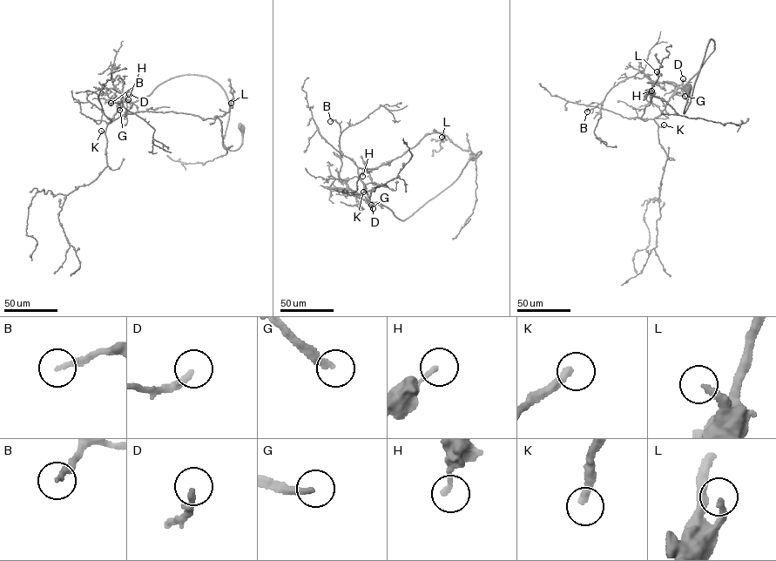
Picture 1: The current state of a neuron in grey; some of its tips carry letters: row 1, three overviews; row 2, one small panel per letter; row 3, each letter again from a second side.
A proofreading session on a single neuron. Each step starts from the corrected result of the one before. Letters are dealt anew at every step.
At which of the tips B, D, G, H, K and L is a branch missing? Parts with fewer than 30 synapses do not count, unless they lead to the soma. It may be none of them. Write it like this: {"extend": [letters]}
{"extend": ["G", "K", "L"]}

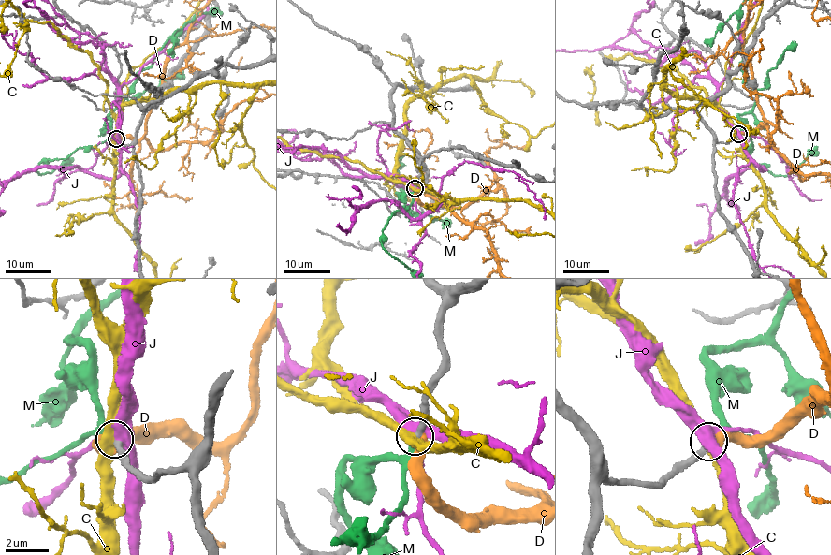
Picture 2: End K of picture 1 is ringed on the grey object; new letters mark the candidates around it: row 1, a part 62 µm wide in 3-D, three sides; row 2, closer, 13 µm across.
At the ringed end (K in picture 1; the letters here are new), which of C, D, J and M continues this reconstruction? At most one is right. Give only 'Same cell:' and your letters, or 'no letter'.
Same cell: M

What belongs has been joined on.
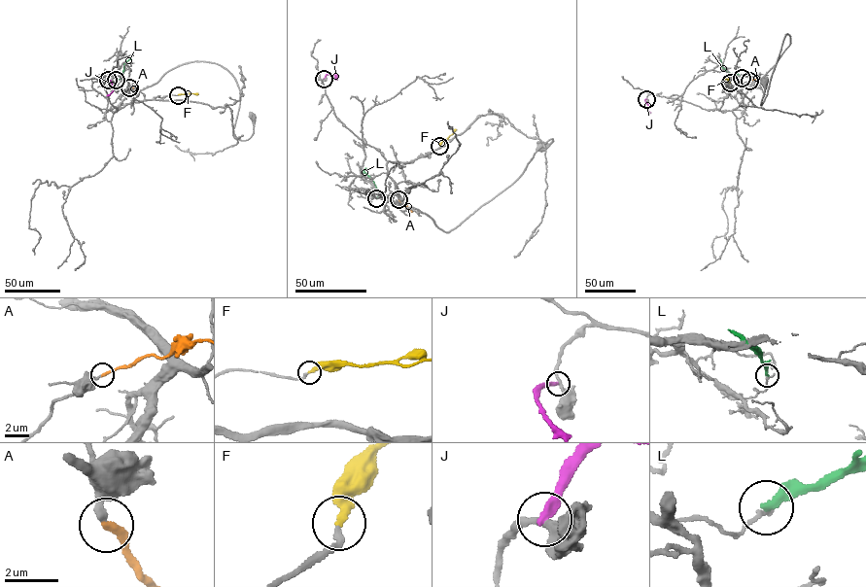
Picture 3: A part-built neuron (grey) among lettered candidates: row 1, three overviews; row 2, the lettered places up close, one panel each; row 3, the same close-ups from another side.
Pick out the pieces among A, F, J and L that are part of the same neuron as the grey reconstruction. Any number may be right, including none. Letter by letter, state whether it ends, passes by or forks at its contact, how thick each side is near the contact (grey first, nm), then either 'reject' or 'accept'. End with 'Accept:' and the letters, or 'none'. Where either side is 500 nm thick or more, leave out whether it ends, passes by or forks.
A: it ends there; 240 nm thick on the grey side, 280 nm on the other; accept
F: it ends there; 200 nm thick on the grey side, 260 nm on the other; accept
J: it ends there; 280 nm thick on the grey side, 320 nm on the other; reject
L: it ends there; 150 nm thick on the grey side, 300 nm on the other; reject
Accept: A, F

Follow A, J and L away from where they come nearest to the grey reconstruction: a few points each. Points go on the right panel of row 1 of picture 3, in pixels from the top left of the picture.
A: (749, 81), (758, 78), (762, 82)
J: (646, 99), (649, 114)
L: (742, 78), (722, 67), (720, 59)

